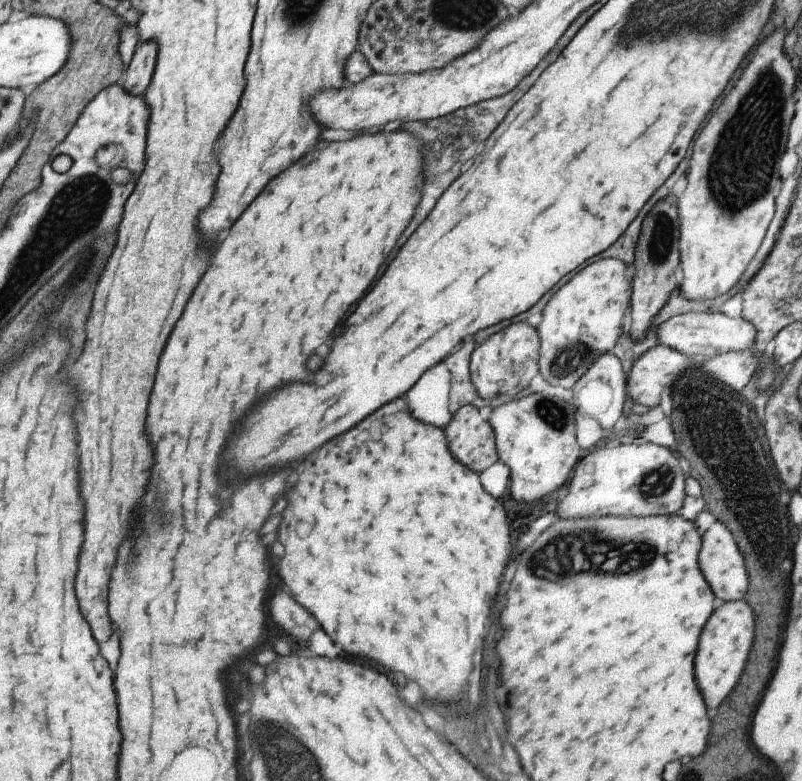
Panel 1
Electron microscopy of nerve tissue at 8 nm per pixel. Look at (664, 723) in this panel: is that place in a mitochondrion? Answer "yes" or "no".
no

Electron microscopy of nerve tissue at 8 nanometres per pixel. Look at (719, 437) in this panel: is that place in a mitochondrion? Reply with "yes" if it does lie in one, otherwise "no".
yes

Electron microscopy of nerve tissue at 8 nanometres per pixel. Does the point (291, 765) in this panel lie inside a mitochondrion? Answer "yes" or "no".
yes

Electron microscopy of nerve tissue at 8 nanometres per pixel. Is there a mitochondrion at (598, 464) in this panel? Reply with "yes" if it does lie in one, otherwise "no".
no

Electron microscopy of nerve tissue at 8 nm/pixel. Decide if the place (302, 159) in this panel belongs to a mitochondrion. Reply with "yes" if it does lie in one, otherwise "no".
no

